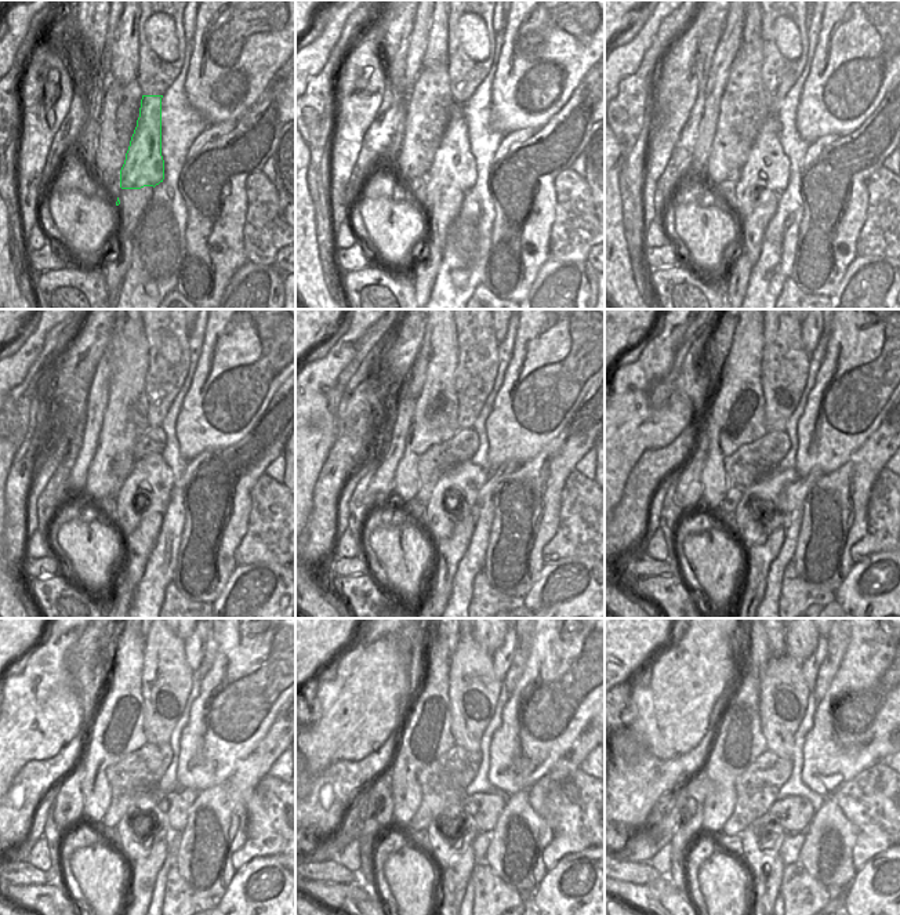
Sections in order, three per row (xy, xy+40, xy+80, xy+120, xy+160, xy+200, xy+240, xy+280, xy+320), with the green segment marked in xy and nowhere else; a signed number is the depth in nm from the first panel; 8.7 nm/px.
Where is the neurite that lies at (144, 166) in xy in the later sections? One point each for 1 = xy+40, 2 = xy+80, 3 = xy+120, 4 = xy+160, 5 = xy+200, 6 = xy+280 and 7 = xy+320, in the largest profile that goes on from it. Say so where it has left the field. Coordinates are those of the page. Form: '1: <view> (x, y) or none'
1: xy+40 (454, 167)
2: xy+80 (766, 169)
3: xy+120 (151, 478)
4: xy+160 (465, 479)
5: xy+200 (754, 529)
6: xy+280 (447, 842)
7: xy+320 (759, 846)

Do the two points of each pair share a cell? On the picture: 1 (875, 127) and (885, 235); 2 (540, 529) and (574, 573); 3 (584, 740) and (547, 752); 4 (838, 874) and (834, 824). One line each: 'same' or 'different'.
1: different
2: different
3: different
4: same

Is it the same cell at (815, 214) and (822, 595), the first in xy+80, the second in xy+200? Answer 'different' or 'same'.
different

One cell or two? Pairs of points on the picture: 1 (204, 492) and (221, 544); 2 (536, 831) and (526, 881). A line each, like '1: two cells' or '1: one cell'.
1: one cell
2: one cell

